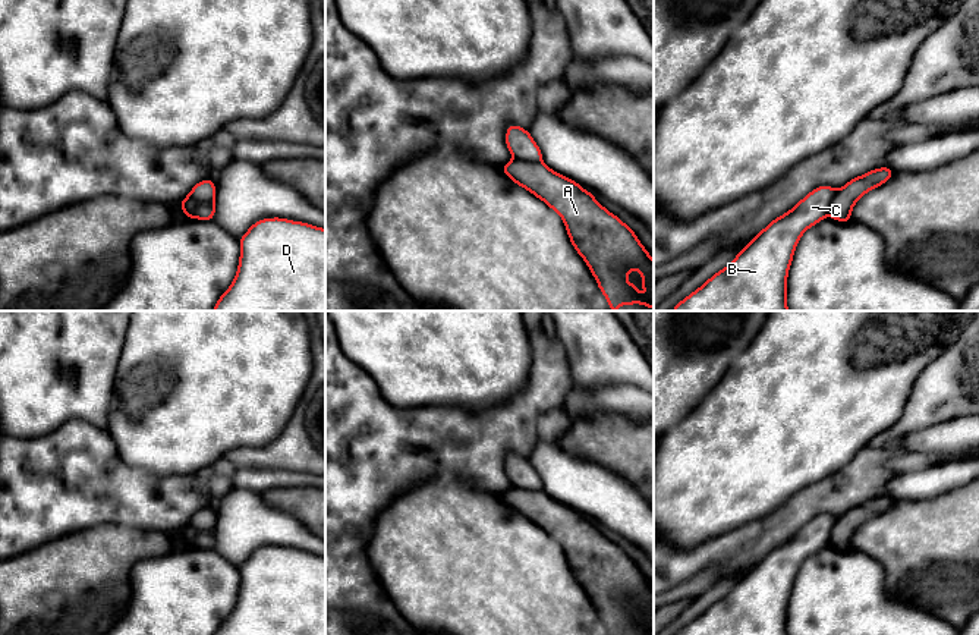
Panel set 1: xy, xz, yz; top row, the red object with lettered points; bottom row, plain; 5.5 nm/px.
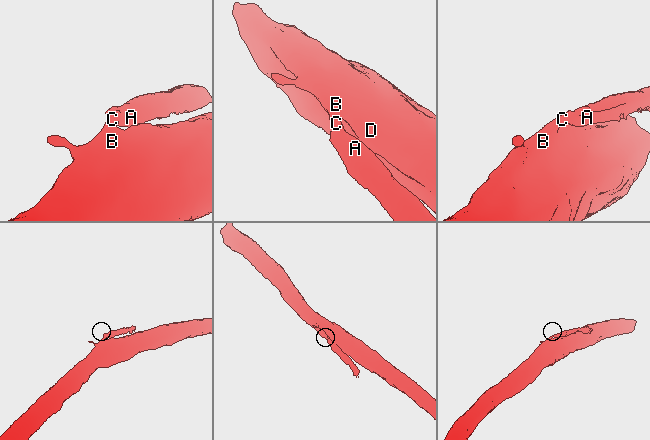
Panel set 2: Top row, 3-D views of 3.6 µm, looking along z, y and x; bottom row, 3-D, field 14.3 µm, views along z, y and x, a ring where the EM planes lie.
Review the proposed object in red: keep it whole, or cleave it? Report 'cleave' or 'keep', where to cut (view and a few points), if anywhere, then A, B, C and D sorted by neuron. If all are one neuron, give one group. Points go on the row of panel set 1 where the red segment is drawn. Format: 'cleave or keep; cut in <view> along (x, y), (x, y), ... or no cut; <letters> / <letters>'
cleave; cut in xz along (513, 157), (522, 162), (541, 162); A / B C D

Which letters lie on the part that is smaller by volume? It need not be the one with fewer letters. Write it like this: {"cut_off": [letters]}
{"cut_off": ["A"]}

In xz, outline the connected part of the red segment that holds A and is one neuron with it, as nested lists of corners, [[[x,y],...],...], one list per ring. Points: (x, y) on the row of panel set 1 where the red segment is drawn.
[[[513,158],[501,170],[560,214],[572,245],[589,267],[613,311],[624,304],[654,309],[654,299],[643,298],[624,279],[632,270],[638,270],[645,292],[654,296],[654,261],[626,223],[602,207],[594,194],[542,161]]]

